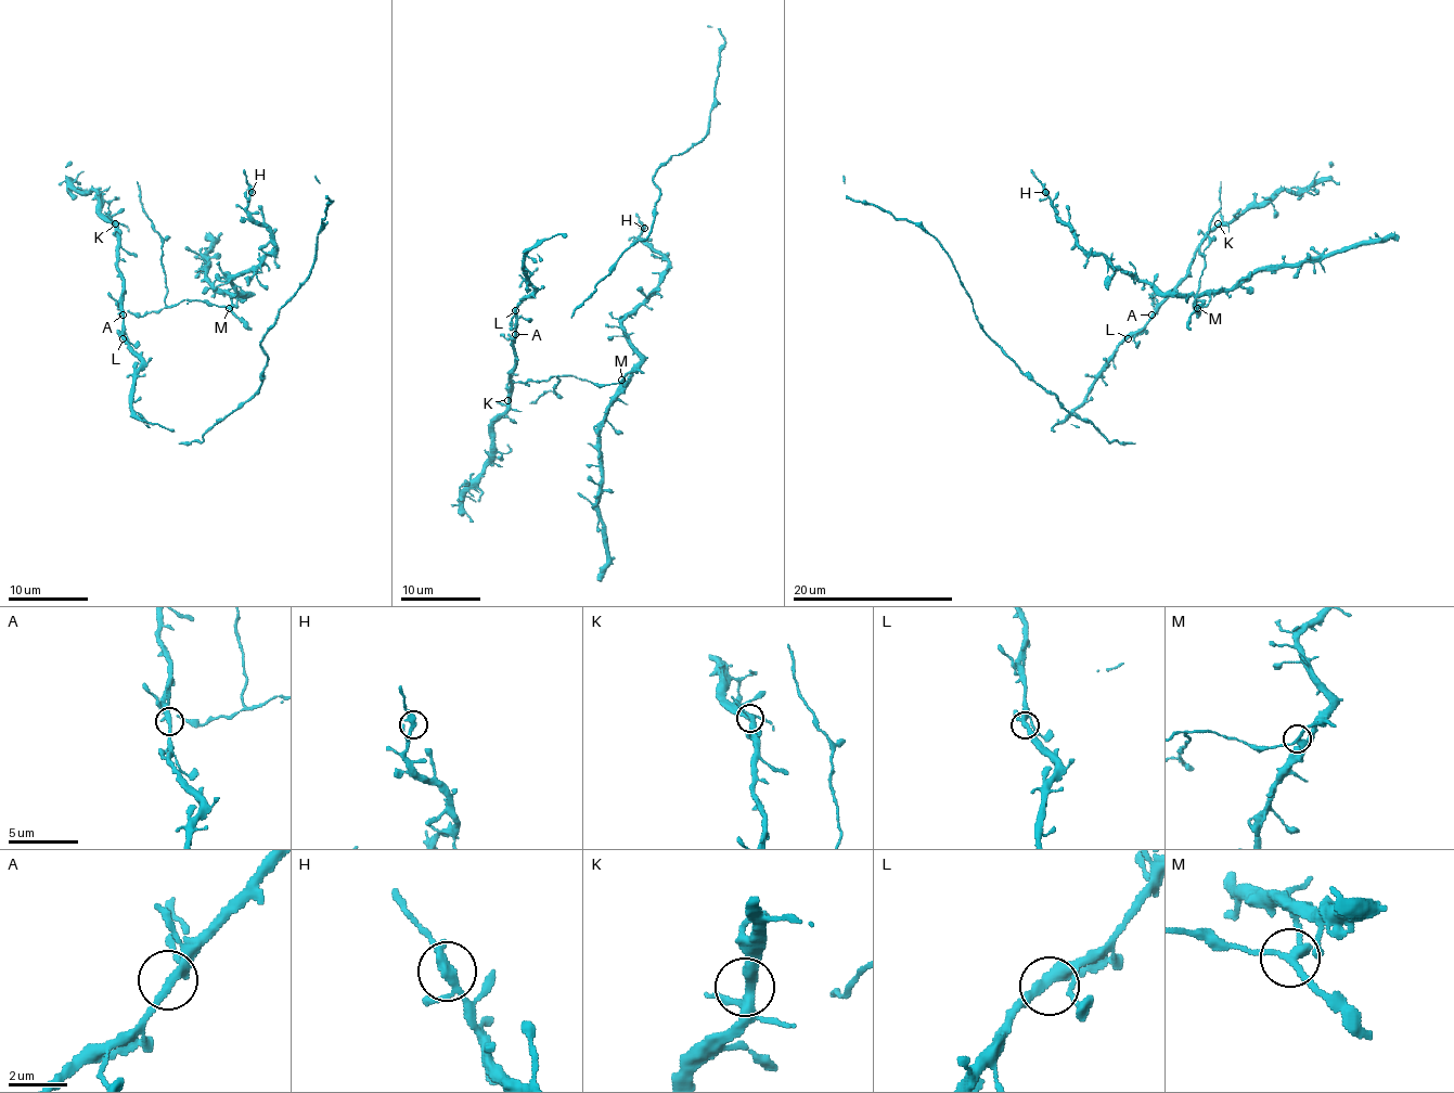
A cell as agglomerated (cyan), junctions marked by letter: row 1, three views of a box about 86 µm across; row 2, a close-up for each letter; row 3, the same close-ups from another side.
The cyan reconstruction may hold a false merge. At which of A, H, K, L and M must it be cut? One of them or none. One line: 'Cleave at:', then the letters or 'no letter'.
Cleave at: M

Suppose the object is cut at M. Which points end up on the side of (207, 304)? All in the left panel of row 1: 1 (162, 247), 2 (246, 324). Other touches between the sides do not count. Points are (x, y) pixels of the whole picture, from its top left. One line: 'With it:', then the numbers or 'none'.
With it: 1, 2

